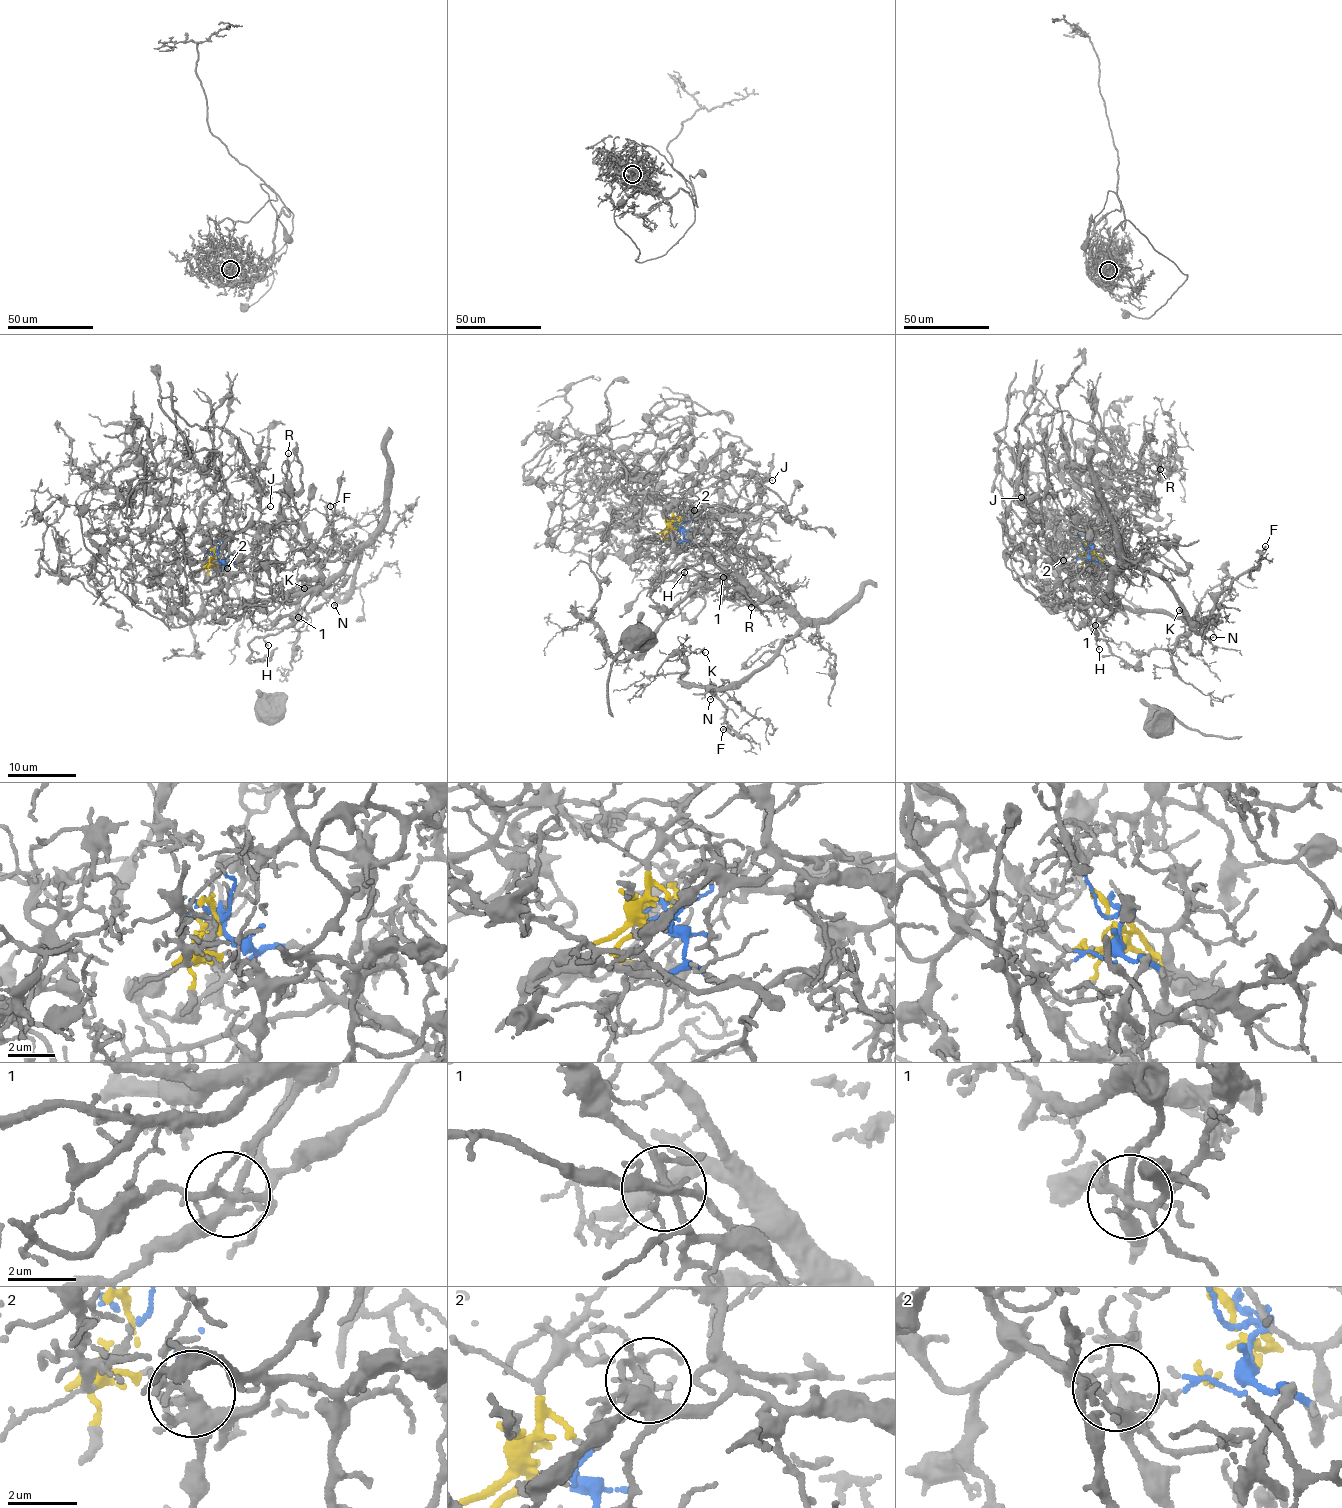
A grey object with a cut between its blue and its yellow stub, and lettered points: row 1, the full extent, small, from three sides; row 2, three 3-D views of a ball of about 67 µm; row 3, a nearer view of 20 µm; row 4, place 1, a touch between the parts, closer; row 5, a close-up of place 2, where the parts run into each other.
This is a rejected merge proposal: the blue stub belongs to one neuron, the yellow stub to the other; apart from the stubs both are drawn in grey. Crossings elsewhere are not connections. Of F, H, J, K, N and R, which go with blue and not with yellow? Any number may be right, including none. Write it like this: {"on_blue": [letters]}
{"on_blue": ["F", "H", "K", "N"]}

